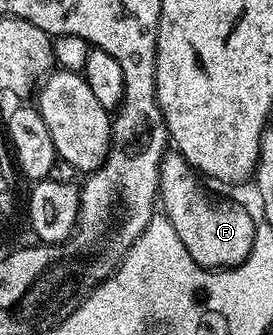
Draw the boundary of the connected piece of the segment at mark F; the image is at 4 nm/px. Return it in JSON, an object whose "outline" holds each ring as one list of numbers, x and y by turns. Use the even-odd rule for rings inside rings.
{"outline":[[175,150,165,152,159,164,161,209,196,264,213,270,236,267,248,257,253,246,256,220,242,205,210,196,197,179,183,155]]}

